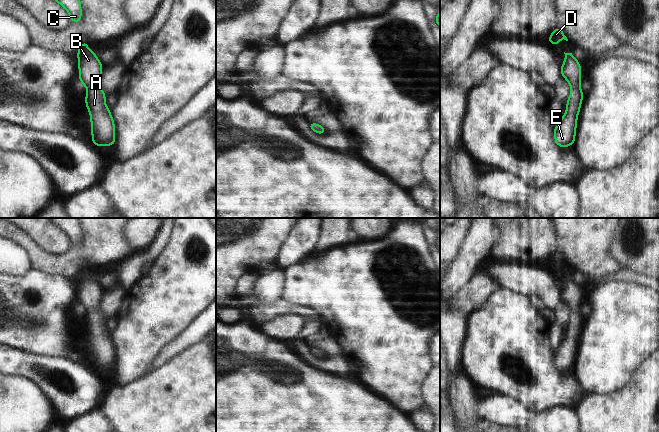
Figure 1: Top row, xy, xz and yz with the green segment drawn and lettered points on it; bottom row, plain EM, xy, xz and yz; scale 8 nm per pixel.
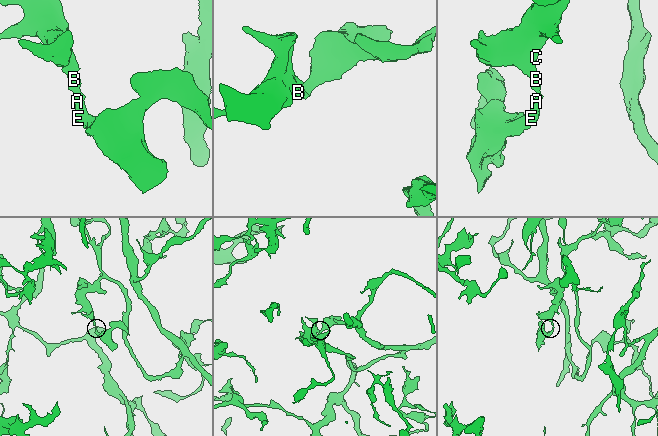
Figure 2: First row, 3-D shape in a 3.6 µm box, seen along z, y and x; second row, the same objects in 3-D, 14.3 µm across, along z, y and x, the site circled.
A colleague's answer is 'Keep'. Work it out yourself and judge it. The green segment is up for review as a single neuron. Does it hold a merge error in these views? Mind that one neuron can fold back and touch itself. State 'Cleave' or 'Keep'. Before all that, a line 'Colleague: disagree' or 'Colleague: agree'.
Colleague: agree
Keep.

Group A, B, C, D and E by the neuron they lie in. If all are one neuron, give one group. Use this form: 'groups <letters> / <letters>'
groups A B C D E

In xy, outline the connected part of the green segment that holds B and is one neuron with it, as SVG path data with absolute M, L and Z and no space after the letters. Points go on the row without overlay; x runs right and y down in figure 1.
M82 266L77 278L80 307L88 312L85 326L91 341L93 369L115 369L114 344L104 326L106 318L98 309L103 290L96 278L88 274L87 266Z

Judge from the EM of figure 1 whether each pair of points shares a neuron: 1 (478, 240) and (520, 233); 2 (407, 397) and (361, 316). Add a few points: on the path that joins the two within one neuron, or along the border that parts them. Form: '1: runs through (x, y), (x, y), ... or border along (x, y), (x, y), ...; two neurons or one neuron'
1: border along (498, 228), (498, 238), (489, 252), (489, 258); two neurons
2: runs through (398, 377), (390, 346), (381, 336); one neuron

